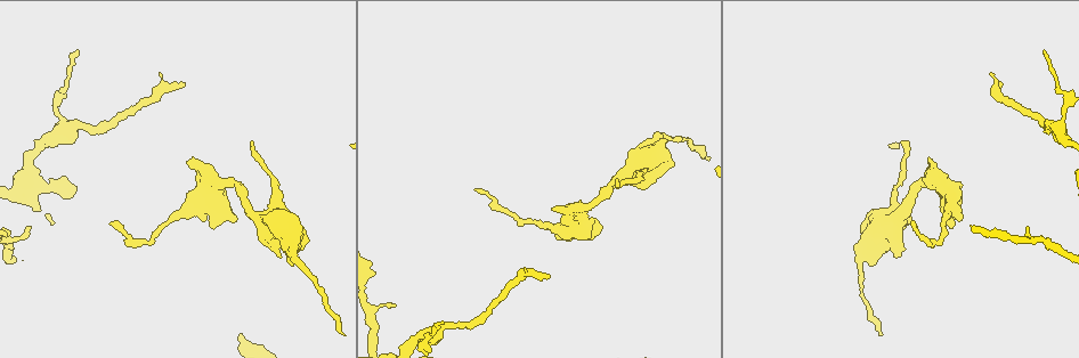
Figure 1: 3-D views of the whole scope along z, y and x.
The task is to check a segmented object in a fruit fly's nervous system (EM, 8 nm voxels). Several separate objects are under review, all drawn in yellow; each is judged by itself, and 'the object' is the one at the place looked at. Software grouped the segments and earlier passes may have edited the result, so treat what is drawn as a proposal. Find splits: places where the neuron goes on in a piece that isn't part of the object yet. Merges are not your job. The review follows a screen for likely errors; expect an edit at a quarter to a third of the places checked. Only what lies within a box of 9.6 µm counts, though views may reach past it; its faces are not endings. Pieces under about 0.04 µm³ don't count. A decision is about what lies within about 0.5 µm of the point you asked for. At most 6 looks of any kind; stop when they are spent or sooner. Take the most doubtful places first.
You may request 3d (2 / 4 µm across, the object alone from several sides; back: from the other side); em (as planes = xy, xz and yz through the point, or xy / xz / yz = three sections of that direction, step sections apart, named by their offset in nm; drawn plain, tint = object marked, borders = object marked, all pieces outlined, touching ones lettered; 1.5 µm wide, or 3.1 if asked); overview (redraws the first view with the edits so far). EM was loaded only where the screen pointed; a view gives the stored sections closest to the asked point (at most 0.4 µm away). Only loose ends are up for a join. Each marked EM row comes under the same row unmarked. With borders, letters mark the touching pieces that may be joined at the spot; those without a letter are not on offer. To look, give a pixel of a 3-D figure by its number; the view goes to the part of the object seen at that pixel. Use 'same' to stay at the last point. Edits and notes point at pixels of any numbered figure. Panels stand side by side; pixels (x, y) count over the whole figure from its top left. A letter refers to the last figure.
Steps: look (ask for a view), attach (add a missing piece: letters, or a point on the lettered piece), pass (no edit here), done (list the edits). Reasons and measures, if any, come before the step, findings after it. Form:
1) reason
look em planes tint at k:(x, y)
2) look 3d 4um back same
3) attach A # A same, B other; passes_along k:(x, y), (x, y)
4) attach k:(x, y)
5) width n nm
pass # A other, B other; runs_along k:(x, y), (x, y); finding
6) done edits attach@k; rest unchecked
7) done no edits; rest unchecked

branch stops here
look em xy step 8 tint at 1:(1000, 83)

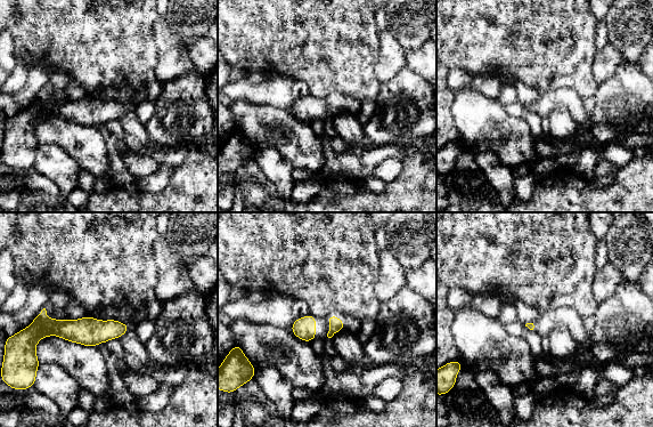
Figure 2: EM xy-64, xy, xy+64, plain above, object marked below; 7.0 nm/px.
what lies round it
look em xy step 8 borders same

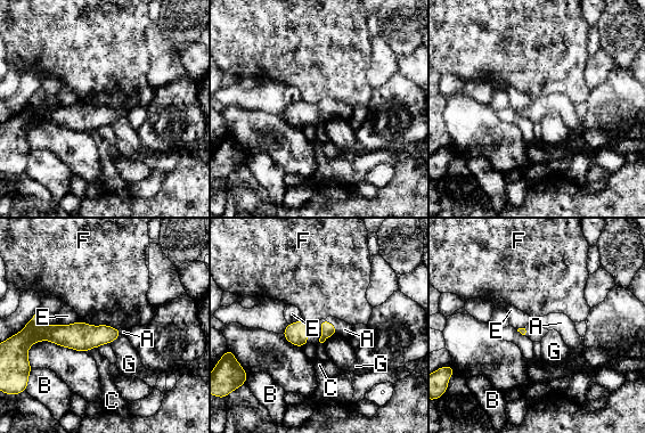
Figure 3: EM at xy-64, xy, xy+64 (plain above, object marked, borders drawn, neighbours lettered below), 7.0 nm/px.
attach A # A same, B other, C other, E other, F other, G other; it goes on there

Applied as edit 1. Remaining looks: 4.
look overview

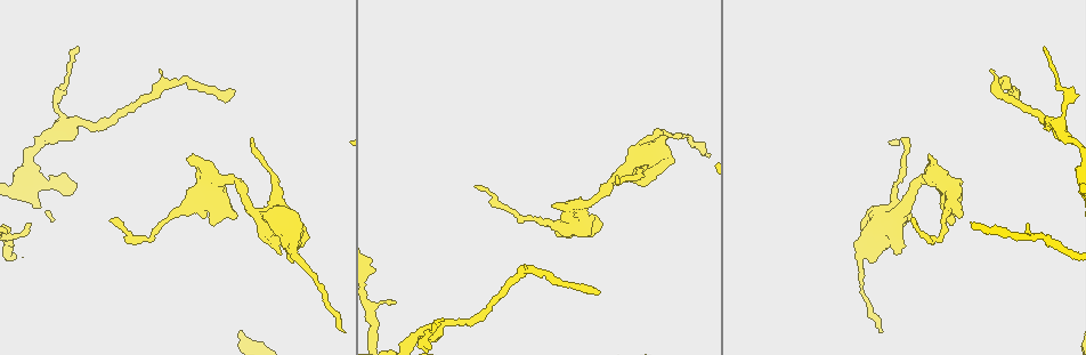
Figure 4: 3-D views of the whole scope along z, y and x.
branch stops here
look em planes borders at 4:(931, 156)

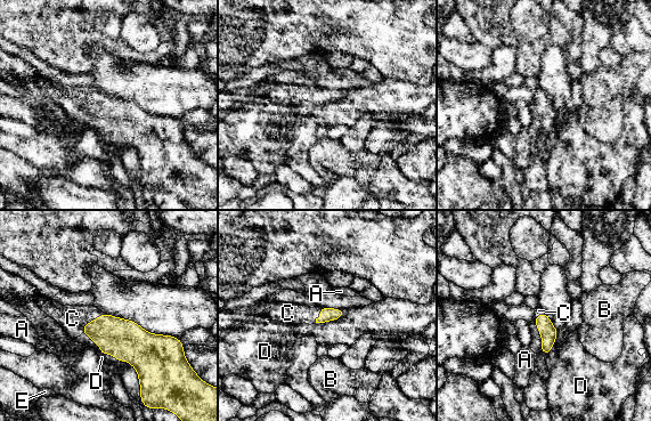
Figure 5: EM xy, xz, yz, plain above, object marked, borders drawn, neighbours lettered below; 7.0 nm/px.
width 100 nm
attach C # A other, B other, C same, D other, E other; passes_along 5:(121, 338), (91, 321), (72, 318); the neuron continues

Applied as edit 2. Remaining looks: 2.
thin end
look em xz step 8 borders at 4:(617, 177)

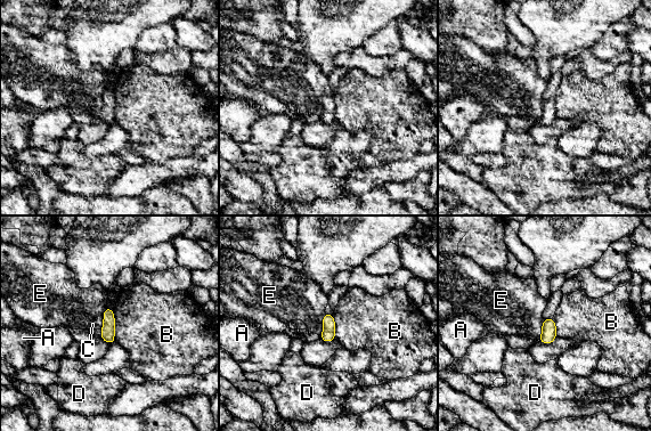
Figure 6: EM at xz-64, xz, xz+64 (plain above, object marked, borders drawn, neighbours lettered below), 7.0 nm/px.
cut it another way
look em planes borders same

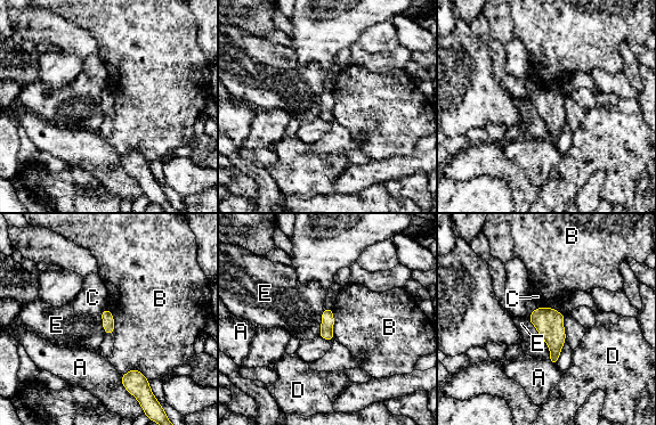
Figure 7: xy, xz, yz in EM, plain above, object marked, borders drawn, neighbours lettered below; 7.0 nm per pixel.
pass # A other, B other, C other, D other, E other; border 7:(331, 309), (334, 338); no lettered piece goes on from it

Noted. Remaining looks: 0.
done edits attach@3, attach@5; rest unchecked

